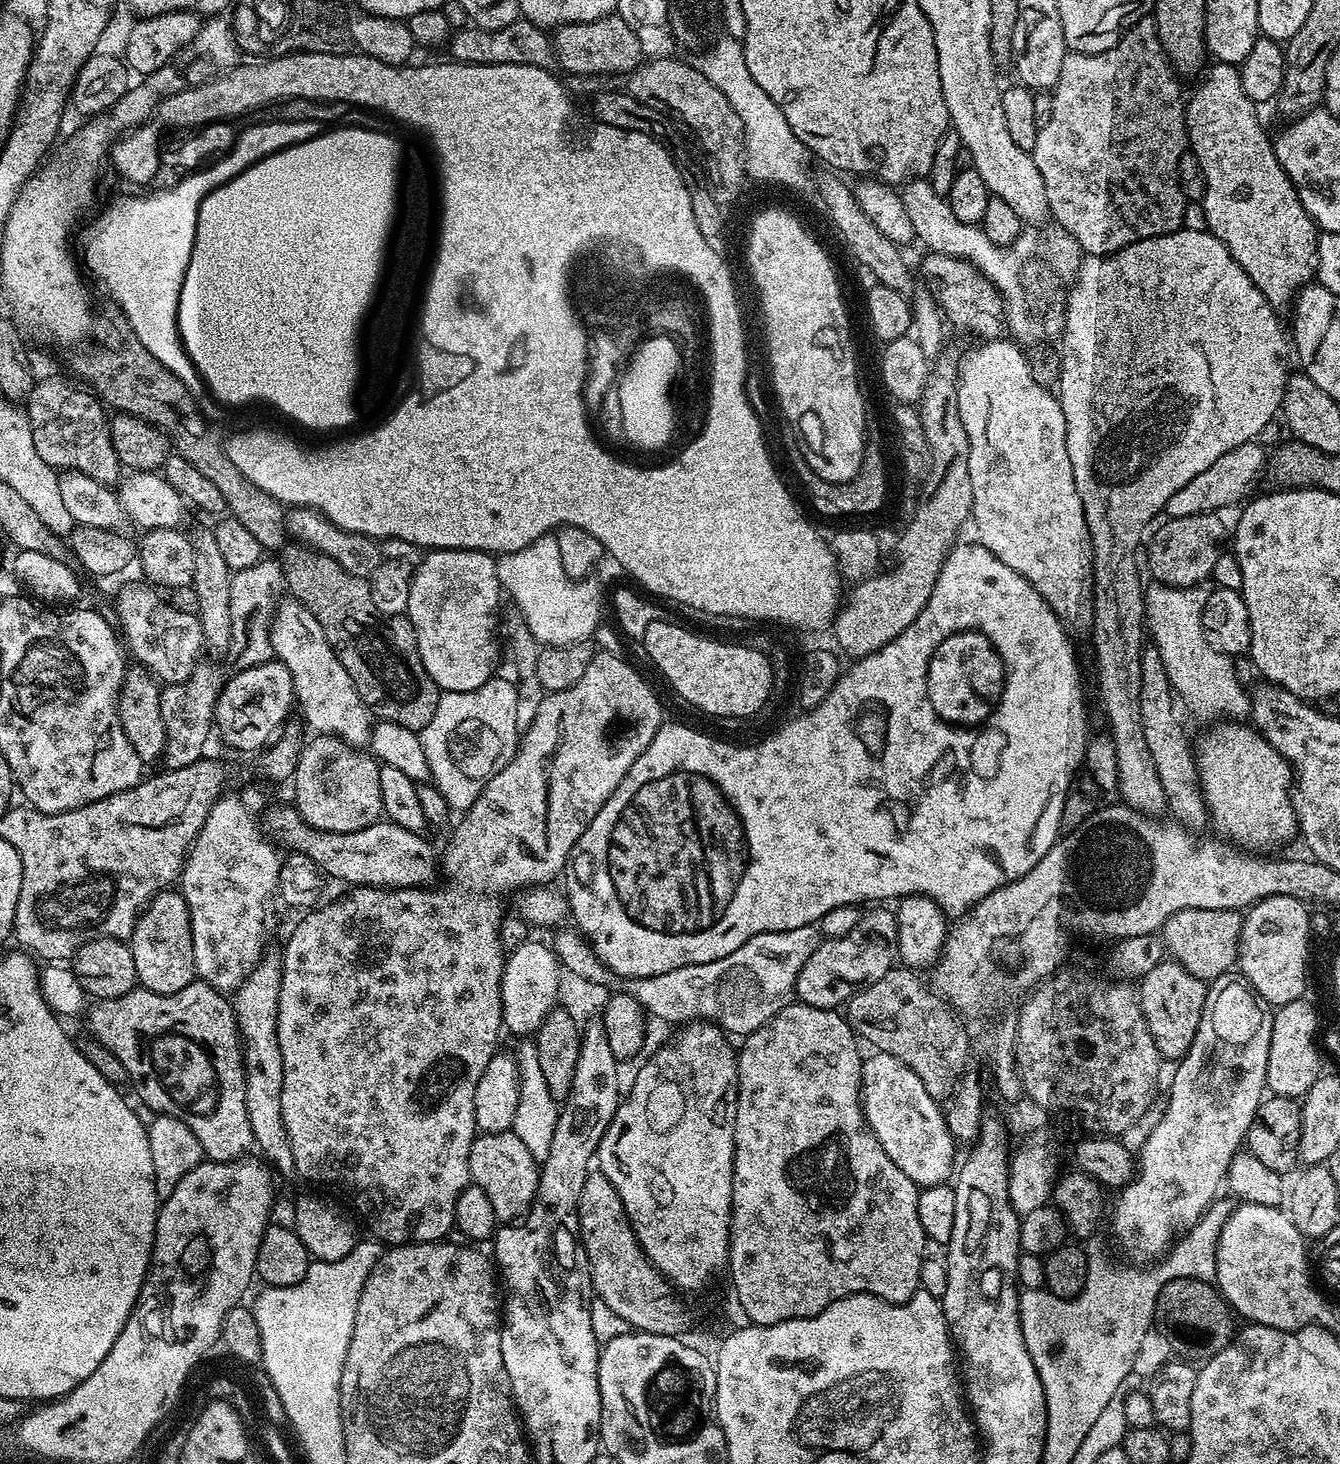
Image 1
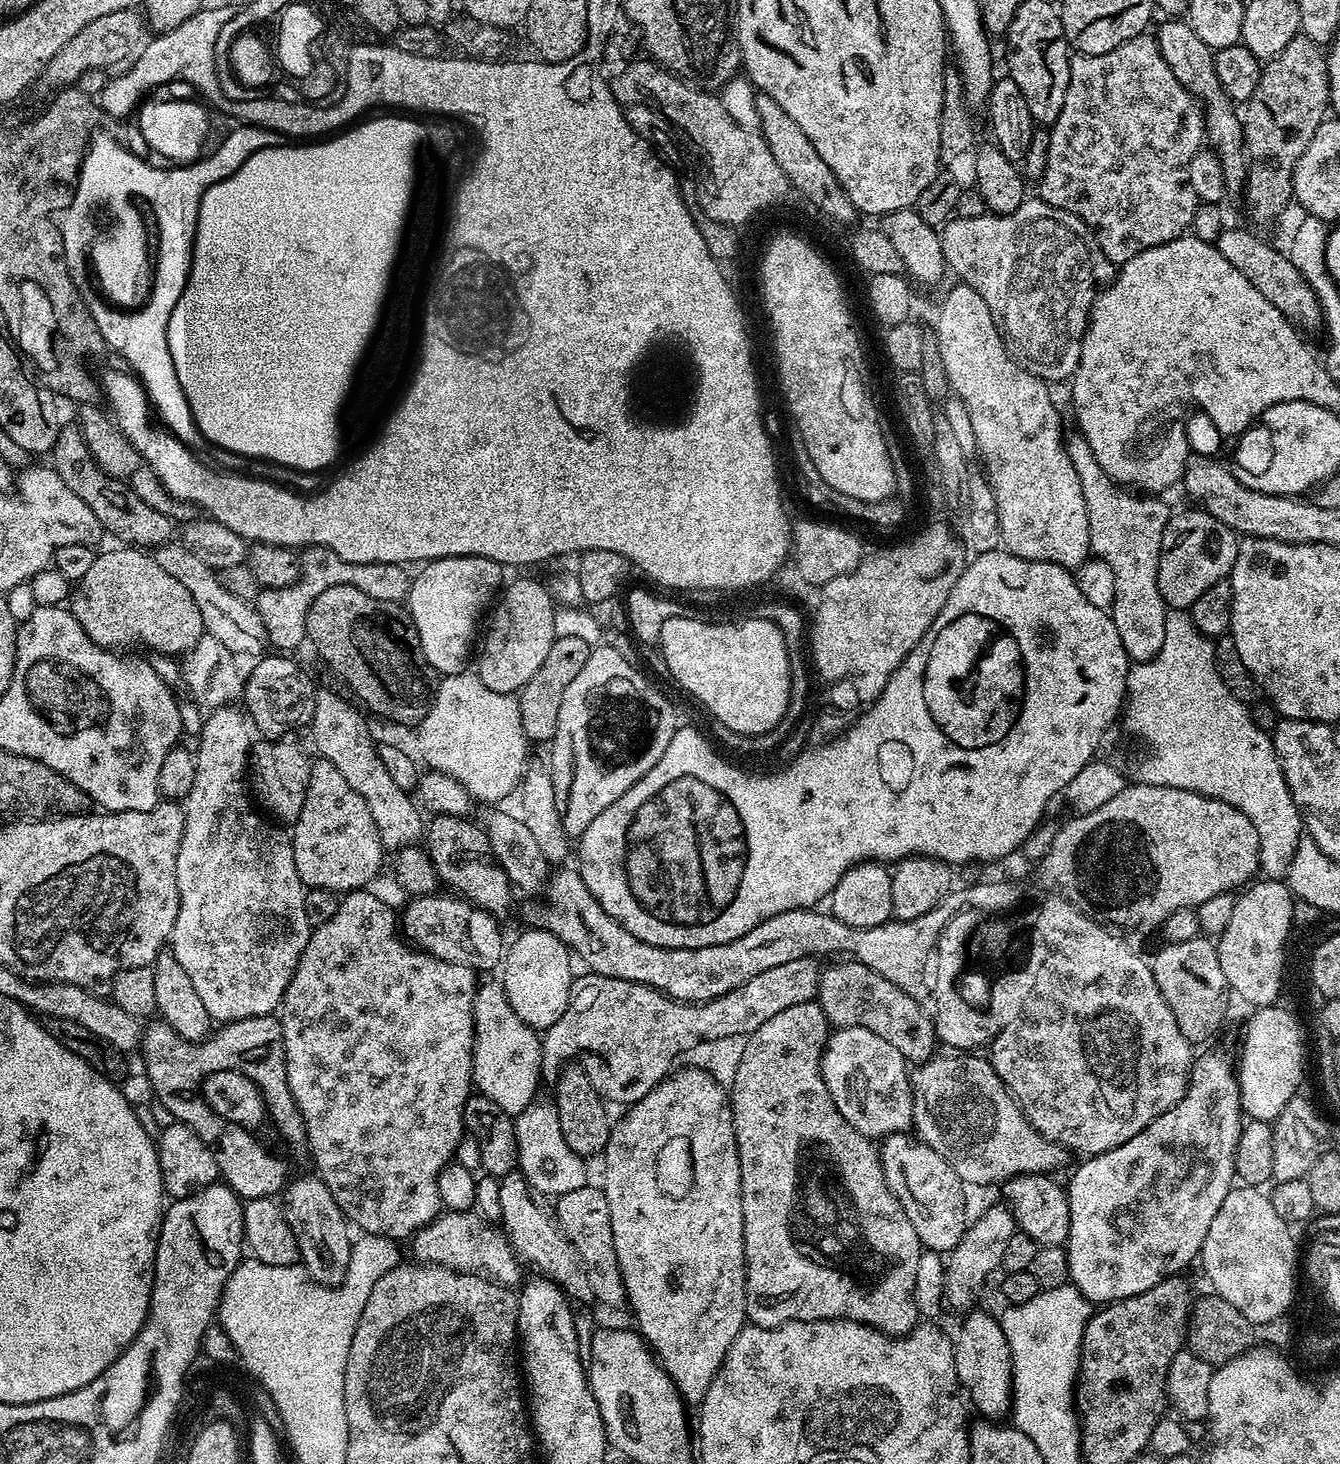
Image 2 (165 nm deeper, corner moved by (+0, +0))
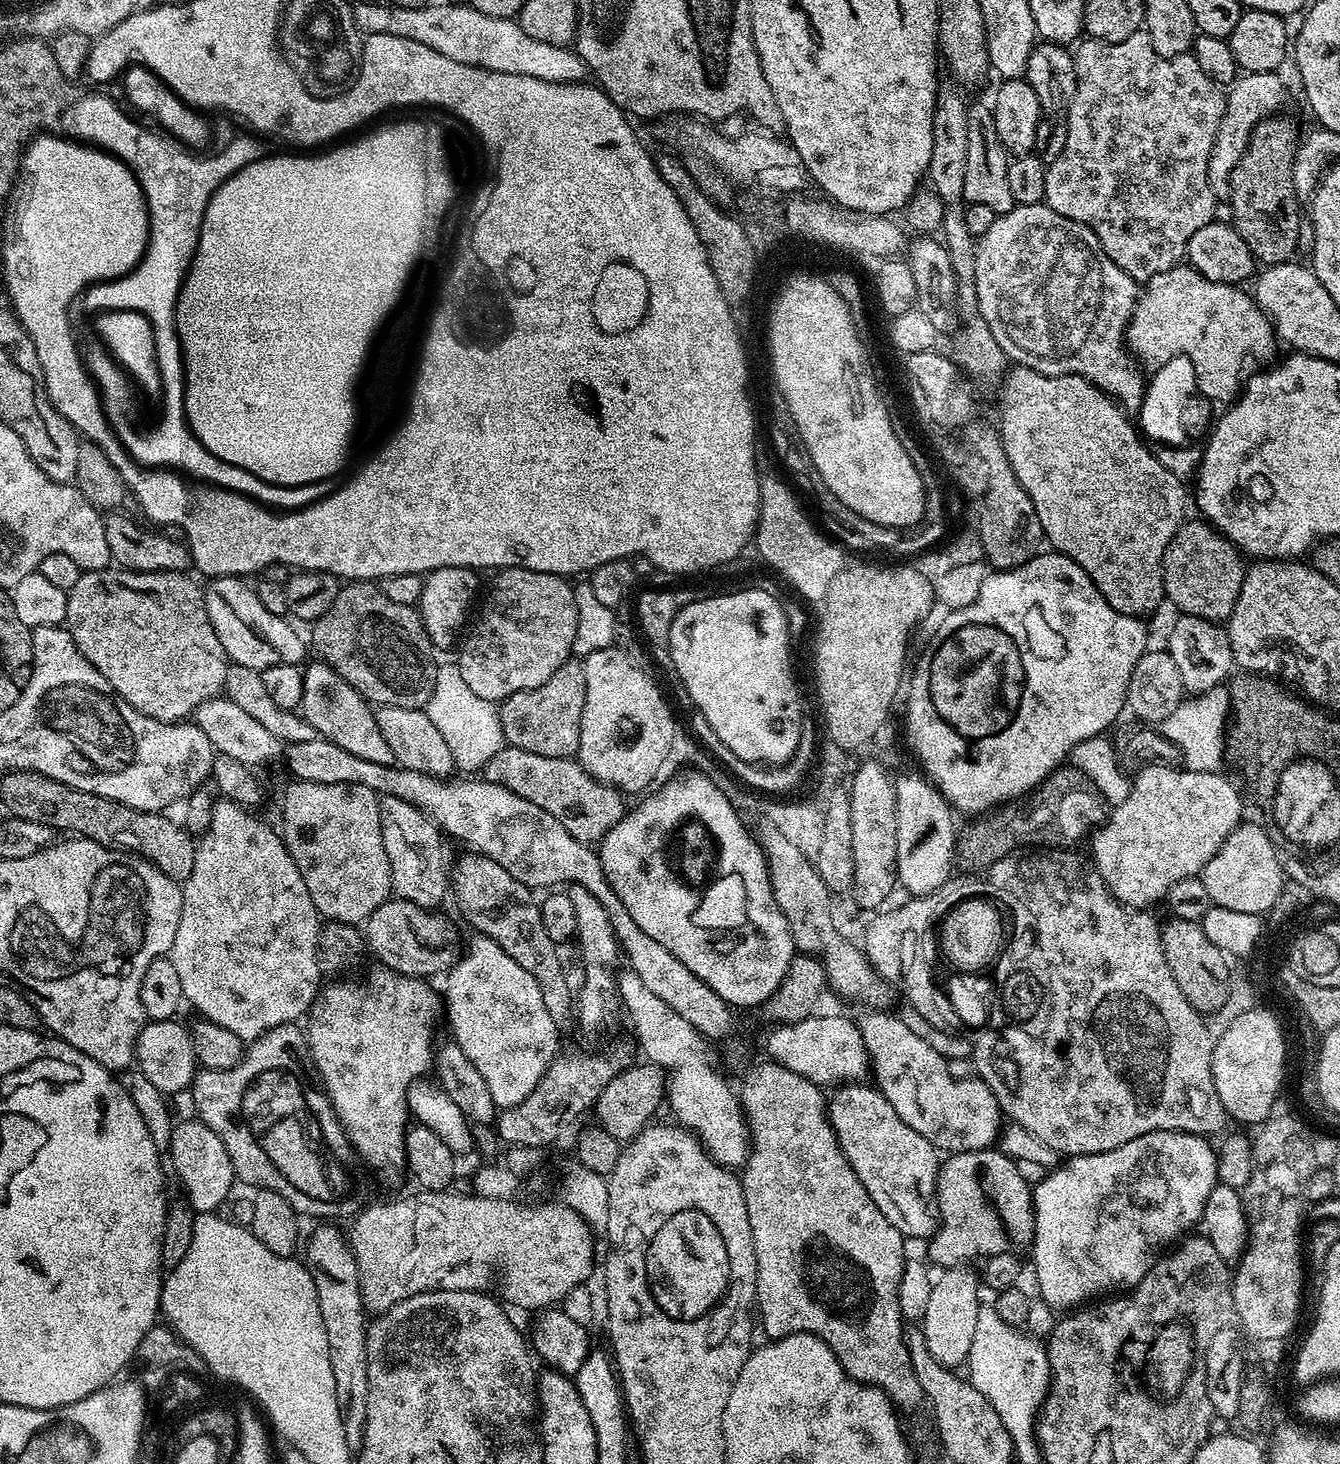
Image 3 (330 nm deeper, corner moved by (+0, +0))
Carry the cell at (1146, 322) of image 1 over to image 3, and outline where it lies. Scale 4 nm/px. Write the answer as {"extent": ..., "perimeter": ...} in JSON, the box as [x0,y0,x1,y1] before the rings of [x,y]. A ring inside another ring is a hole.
{"extent":[1126,266,1278,402],"perimeter":[[[1177,266],[1158,274],[1137,295],[1126,333],[1127,351],[1148,370],[1159,368],[1176,355],[1185,355],[1194,364],[1201,395],[1212,402],[1235,400],[1248,360],[1268,360],[1278,345],[1268,315],[1244,290],[1235,284],[1210,282],[1191,266]]]}

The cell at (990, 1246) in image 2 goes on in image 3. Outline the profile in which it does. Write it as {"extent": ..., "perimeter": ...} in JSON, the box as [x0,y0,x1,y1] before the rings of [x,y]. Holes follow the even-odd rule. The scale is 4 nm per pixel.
{"extent":[922,1266,982,1370],"perimeter":[[[968,1266],[951,1267],[941,1271],[941,1276],[937,1275],[935,1277],[932,1289],[930,1290],[930,1299],[926,1306],[926,1314],[922,1321],[924,1341],[930,1350],[930,1354],[935,1360],[942,1362],[953,1370],[959,1369],[967,1361],[970,1354],[970,1342],[974,1342],[974,1330],[978,1323],[978,1310],[982,1303],[982,1297],[976,1293],[976,1284],[978,1288],[977,1273],[975,1276],[970,1268]]]}

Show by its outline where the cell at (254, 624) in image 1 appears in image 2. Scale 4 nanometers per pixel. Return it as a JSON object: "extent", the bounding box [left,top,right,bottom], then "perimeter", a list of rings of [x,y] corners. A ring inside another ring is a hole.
{"extent":[254,544,412,650],"perimeter":[[[317,544],[303,549],[299,553],[299,557],[300,577],[289,588],[265,588],[254,601],[255,610],[261,616],[262,624],[268,631],[268,643],[276,650],[288,650],[284,648],[299,646],[300,640],[296,636],[303,637],[305,635],[308,626],[308,611],[310,606],[314,606],[314,598],[318,598],[318,594],[322,594],[322,590],[326,590],[330,586],[338,586],[339,584],[354,586],[354,590],[362,590],[362,594],[370,594],[370,598],[378,598],[378,602],[390,602],[391,604],[407,601],[408,592],[412,589],[409,569],[402,564],[351,564],[338,558],[338,554],[334,554],[334,550],[323,548]]]}

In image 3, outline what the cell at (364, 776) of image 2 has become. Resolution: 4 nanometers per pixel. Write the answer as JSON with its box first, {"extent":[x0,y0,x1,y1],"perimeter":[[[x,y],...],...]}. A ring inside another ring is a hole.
{"extent":[380,796,450,909],"perimeter":[[[380,796],[380,817],[382,846],[386,846],[386,858],[390,858],[393,893],[420,908],[439,909],[436,907],[450,896],[450,876],[446,866],[444,870],[445,841],[440,829],[419,808],[393,796]]]}

